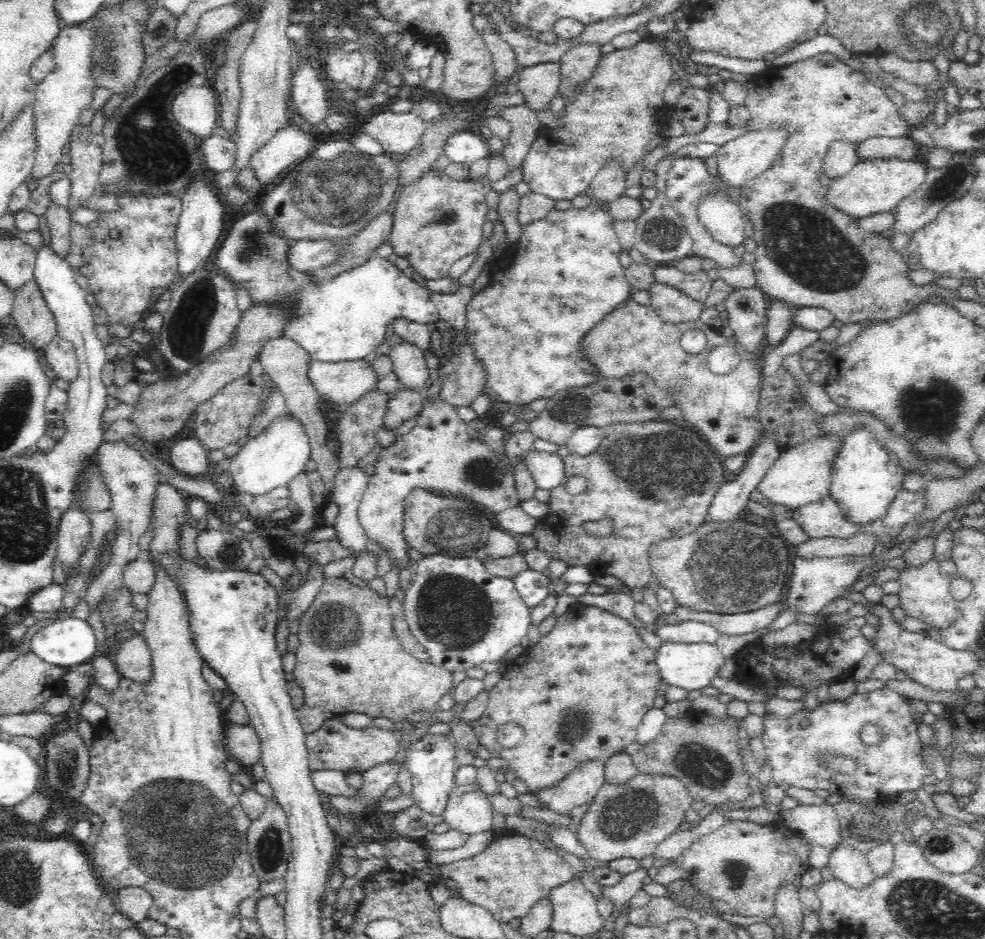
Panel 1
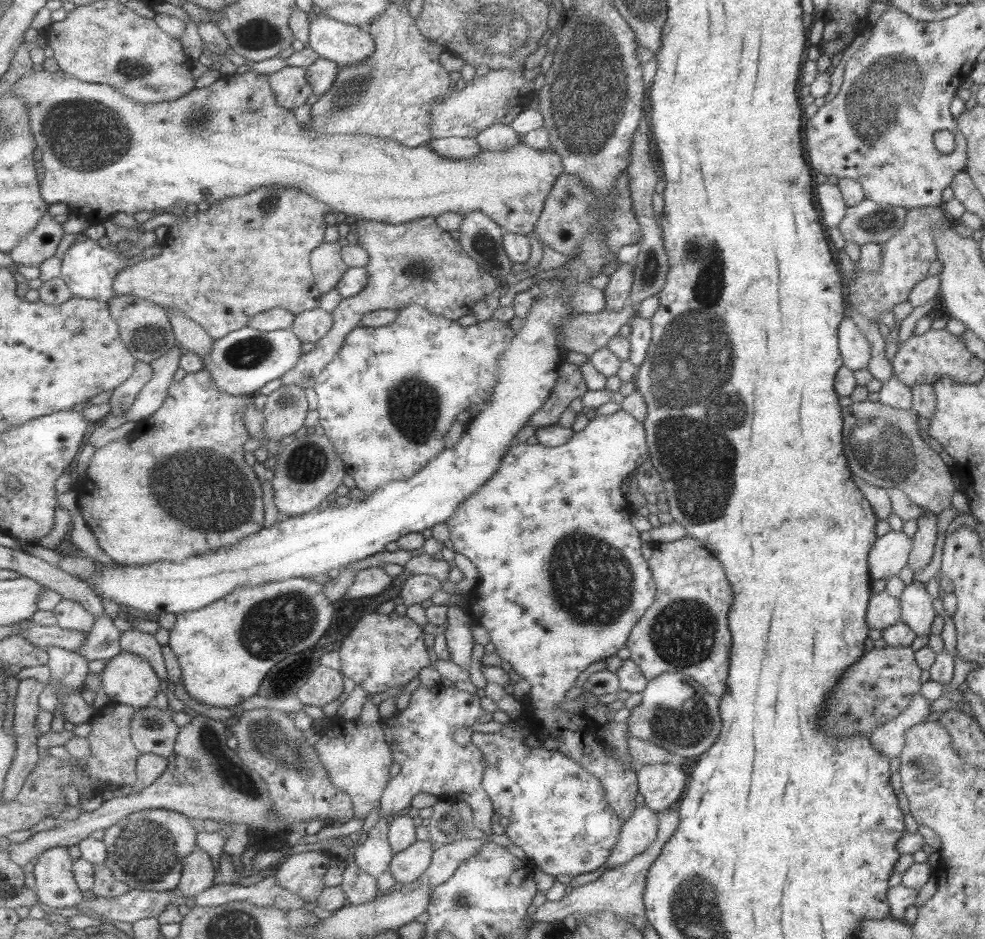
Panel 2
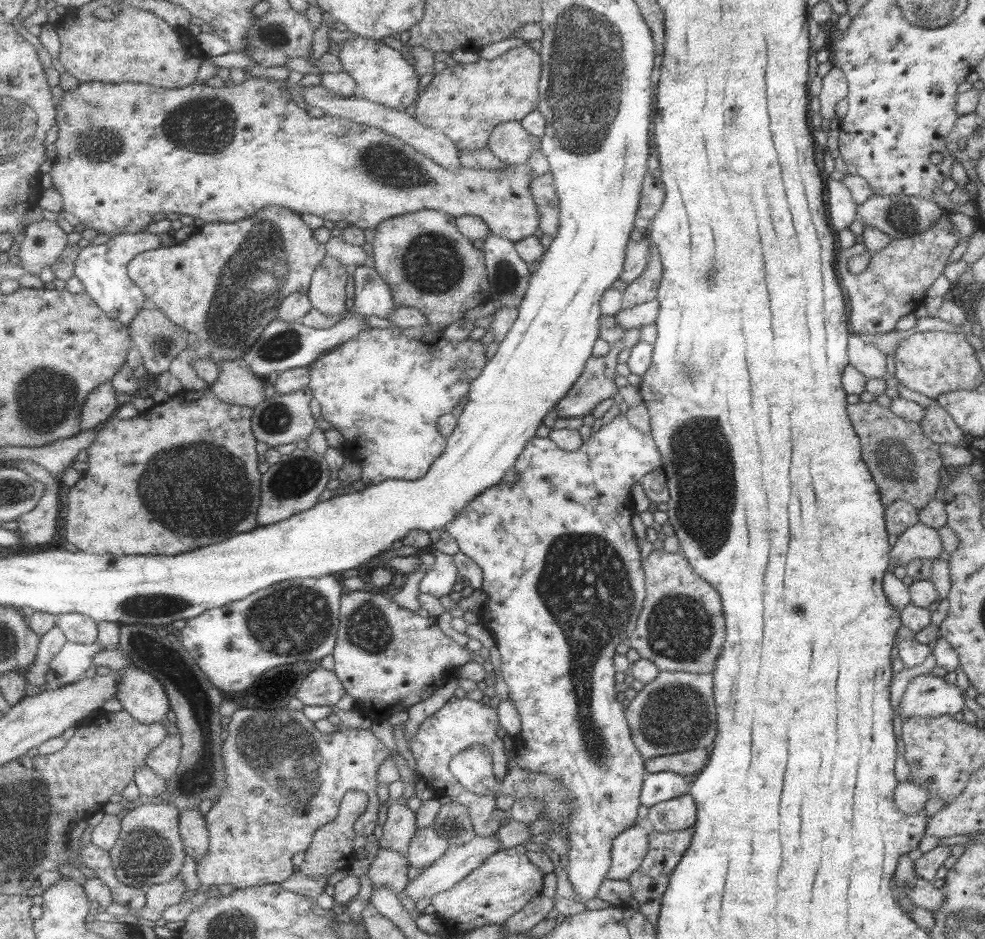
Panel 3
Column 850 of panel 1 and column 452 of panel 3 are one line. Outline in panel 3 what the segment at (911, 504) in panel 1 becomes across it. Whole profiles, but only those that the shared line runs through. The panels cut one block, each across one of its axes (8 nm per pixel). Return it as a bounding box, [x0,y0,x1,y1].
[447,410,663,900]

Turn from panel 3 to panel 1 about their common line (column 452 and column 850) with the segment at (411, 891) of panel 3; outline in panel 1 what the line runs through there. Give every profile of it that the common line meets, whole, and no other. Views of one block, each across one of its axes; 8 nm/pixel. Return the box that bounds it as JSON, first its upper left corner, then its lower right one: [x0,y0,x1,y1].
[828,846,878,892]

